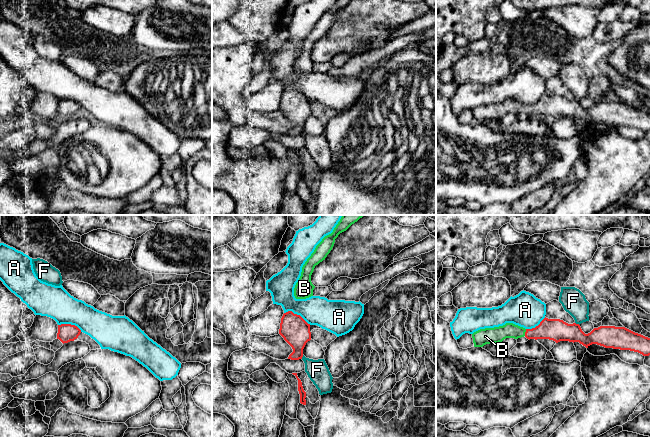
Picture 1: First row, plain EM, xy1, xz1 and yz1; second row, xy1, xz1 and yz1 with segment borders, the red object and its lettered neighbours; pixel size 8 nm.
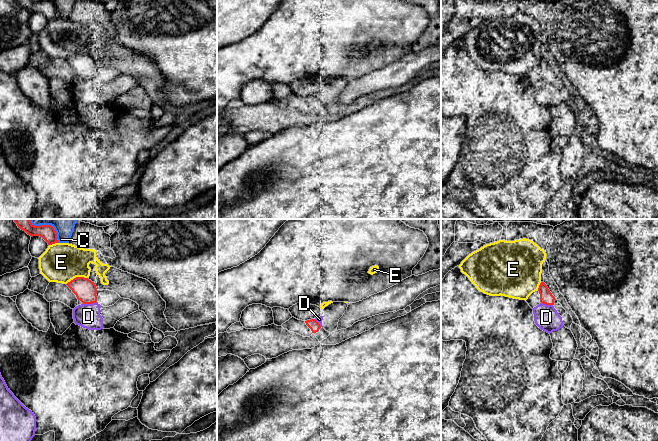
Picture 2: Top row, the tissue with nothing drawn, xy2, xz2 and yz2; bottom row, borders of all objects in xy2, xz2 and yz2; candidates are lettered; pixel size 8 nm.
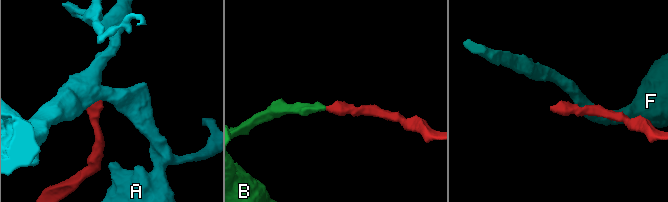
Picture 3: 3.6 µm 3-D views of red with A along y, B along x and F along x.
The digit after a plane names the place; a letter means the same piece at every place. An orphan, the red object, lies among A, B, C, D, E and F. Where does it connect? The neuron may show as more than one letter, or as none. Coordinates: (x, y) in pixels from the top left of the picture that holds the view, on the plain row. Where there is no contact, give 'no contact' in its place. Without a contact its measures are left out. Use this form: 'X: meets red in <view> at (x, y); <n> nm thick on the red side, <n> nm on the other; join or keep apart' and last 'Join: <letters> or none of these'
A: meets red in xz1 at (296, 90); 220 nm thick on the red side, 240 nm on the other; keep apart
B: meets red in yz1 at (525, 108); 180 nm thick on the red side, 130 nm on the other; join
C: meets red in xy2 at (50, 1); 120 nm thick on the red side, 130 nm on the other; keep apart
D: meets red in xy2 at (89, 79); 180 nm thick on the red side, 190 nm on the other; keep apart
E: meets red in xy2 at (76, 53); 180 nm thick on the red side, 320 nm on the other; keep apart
F: meets red in yz1 at (577, 100); 180 nm thick on the red side, 190 nm on the other; keep apart
Join: B

